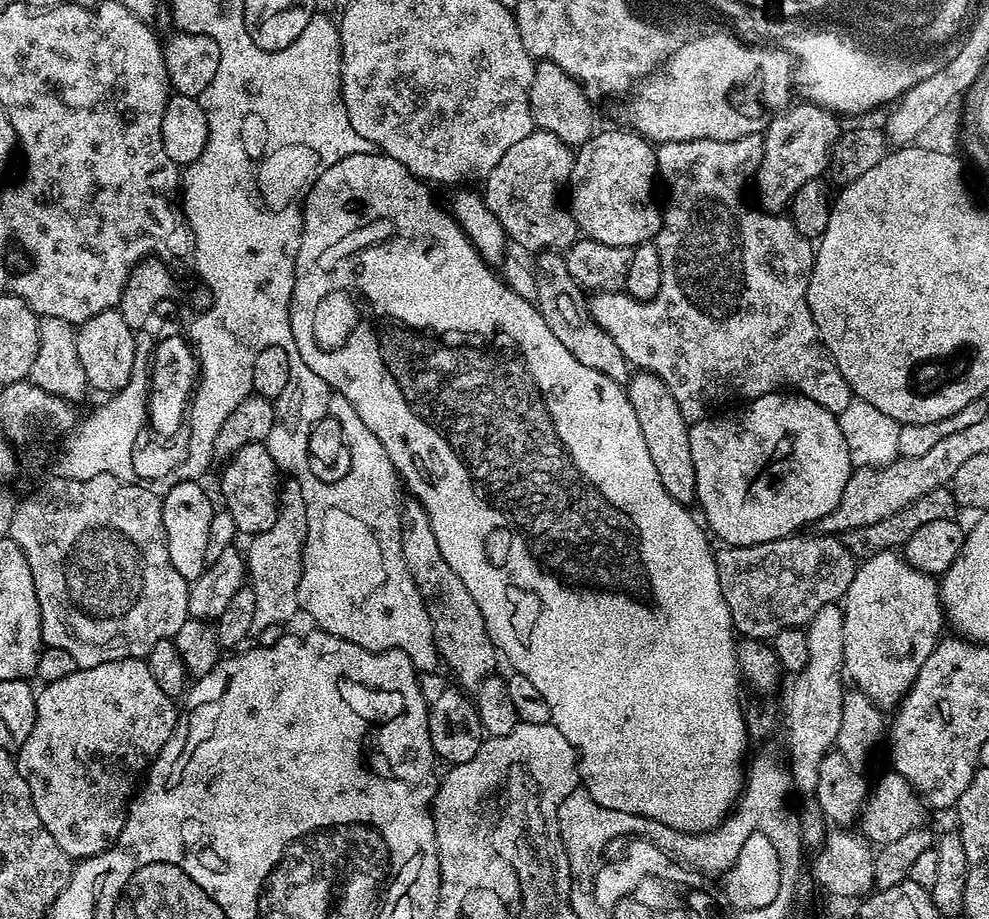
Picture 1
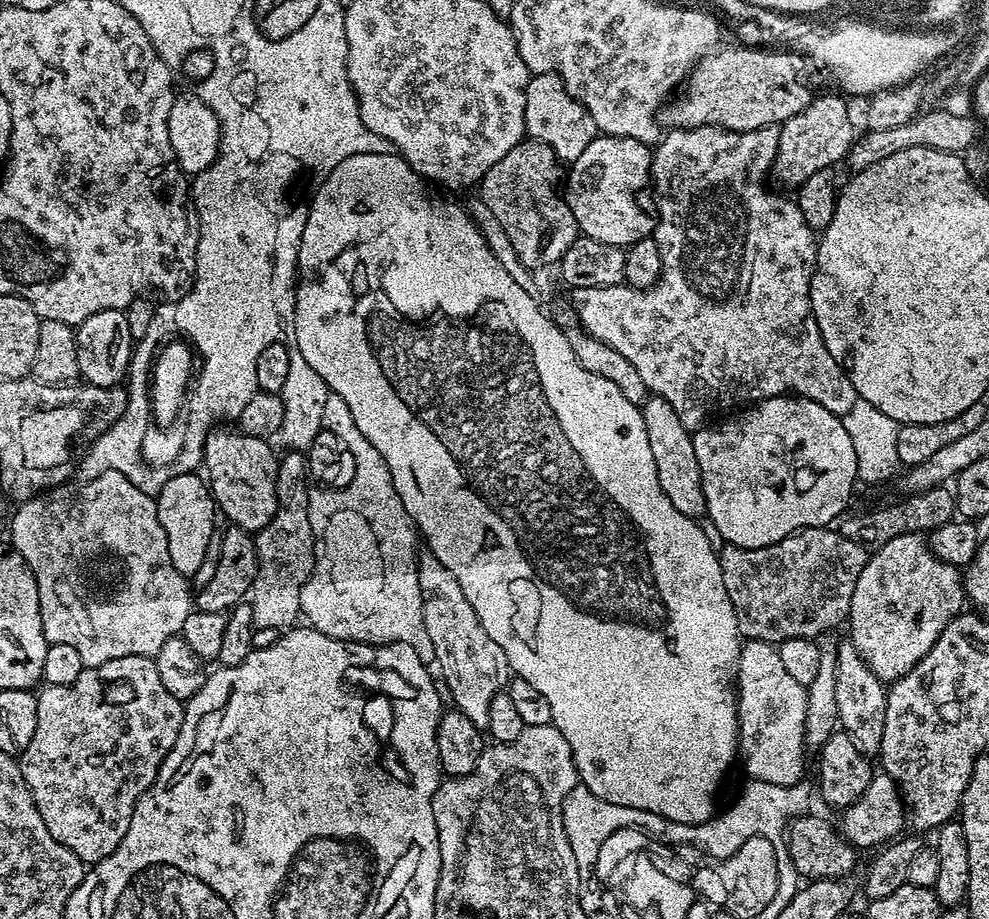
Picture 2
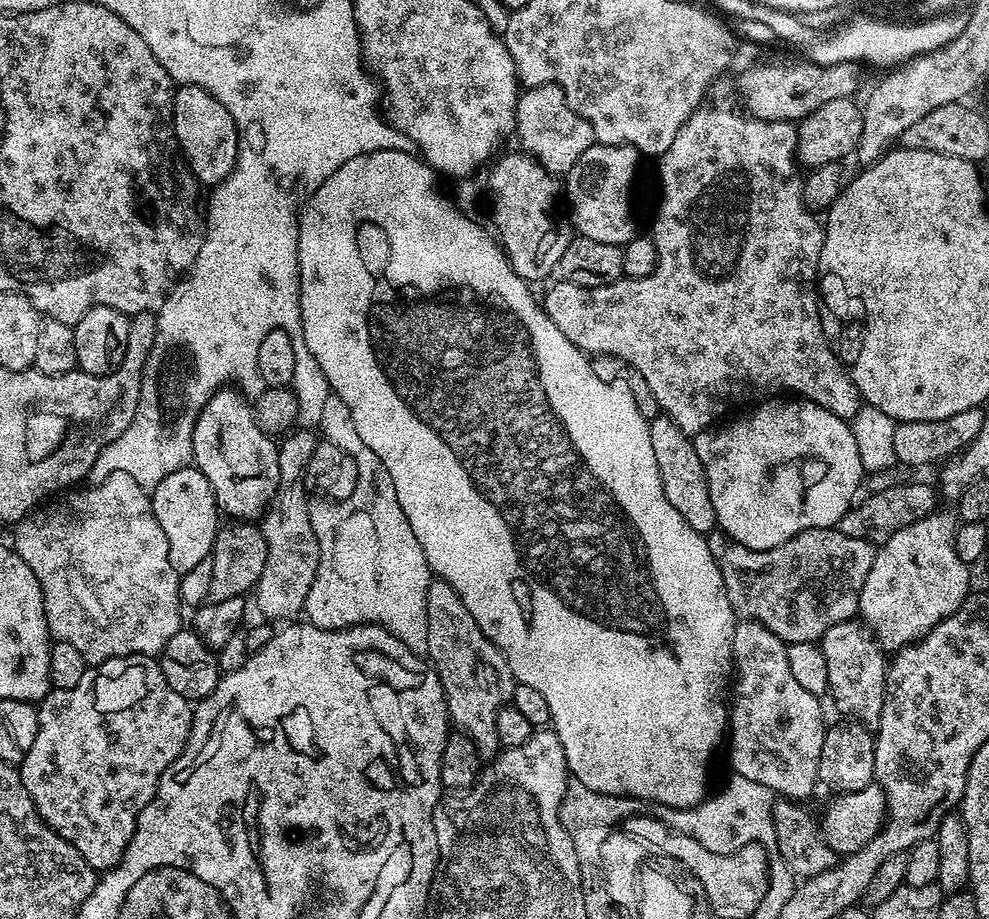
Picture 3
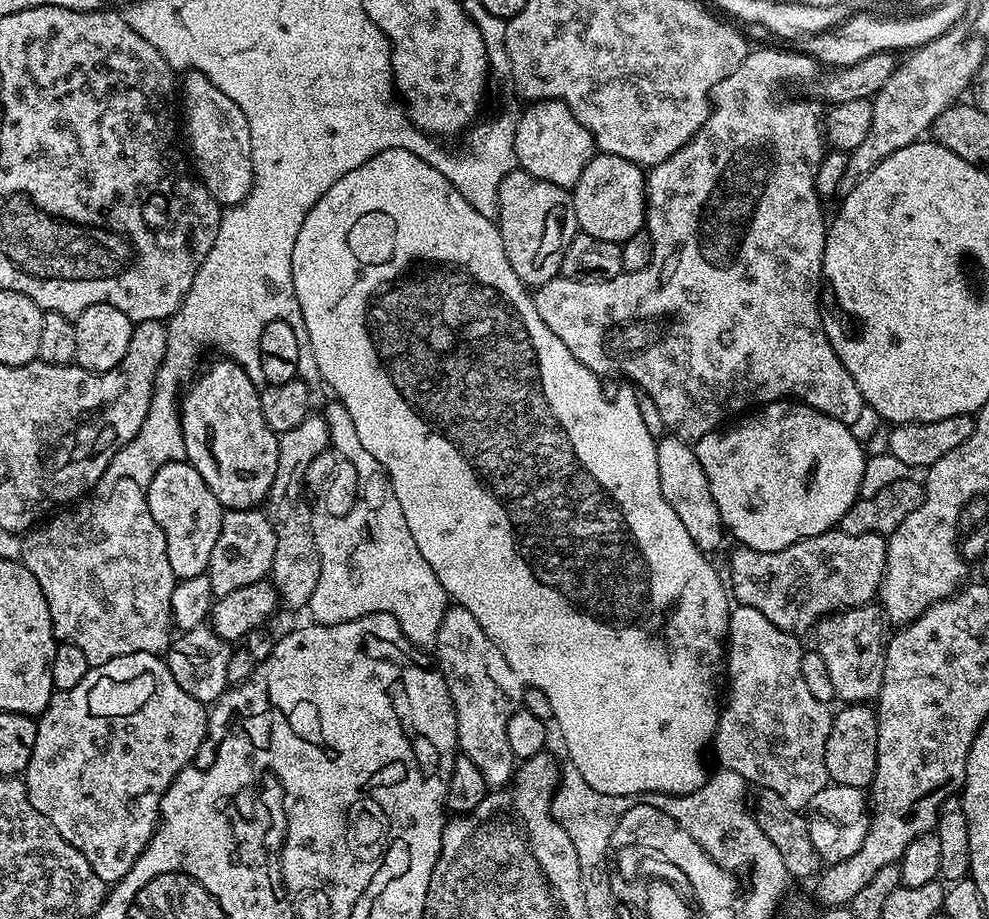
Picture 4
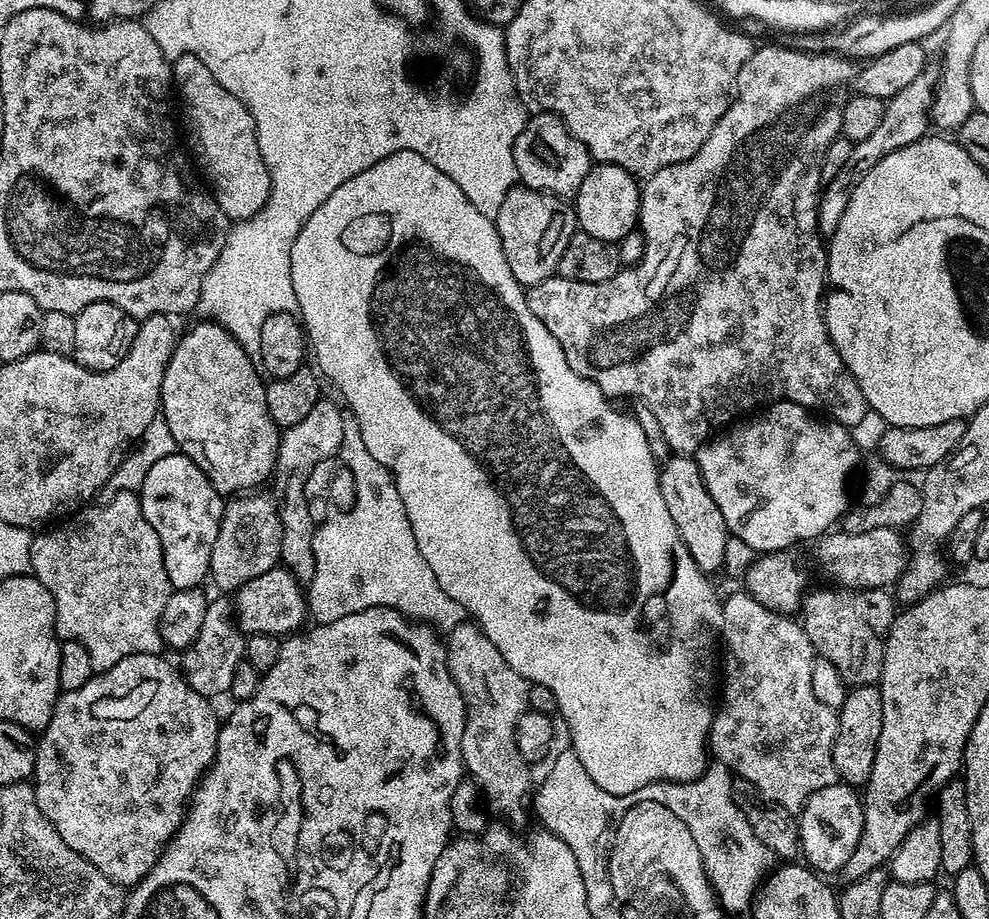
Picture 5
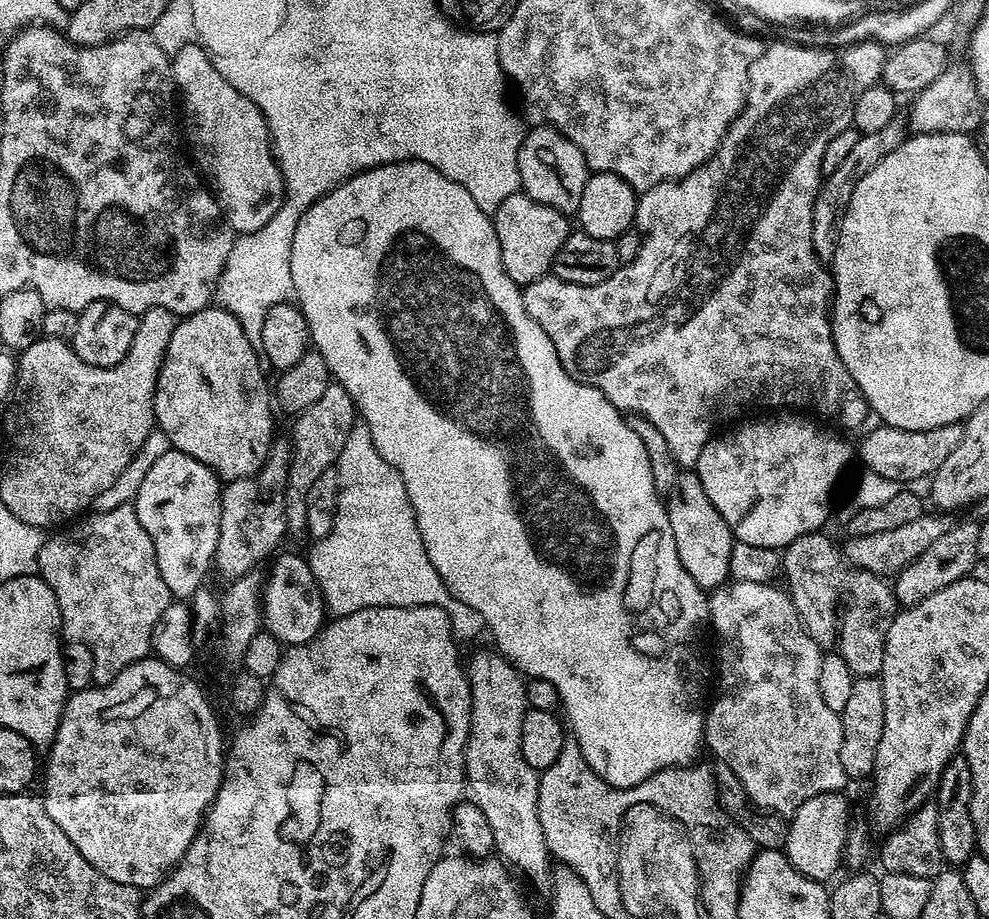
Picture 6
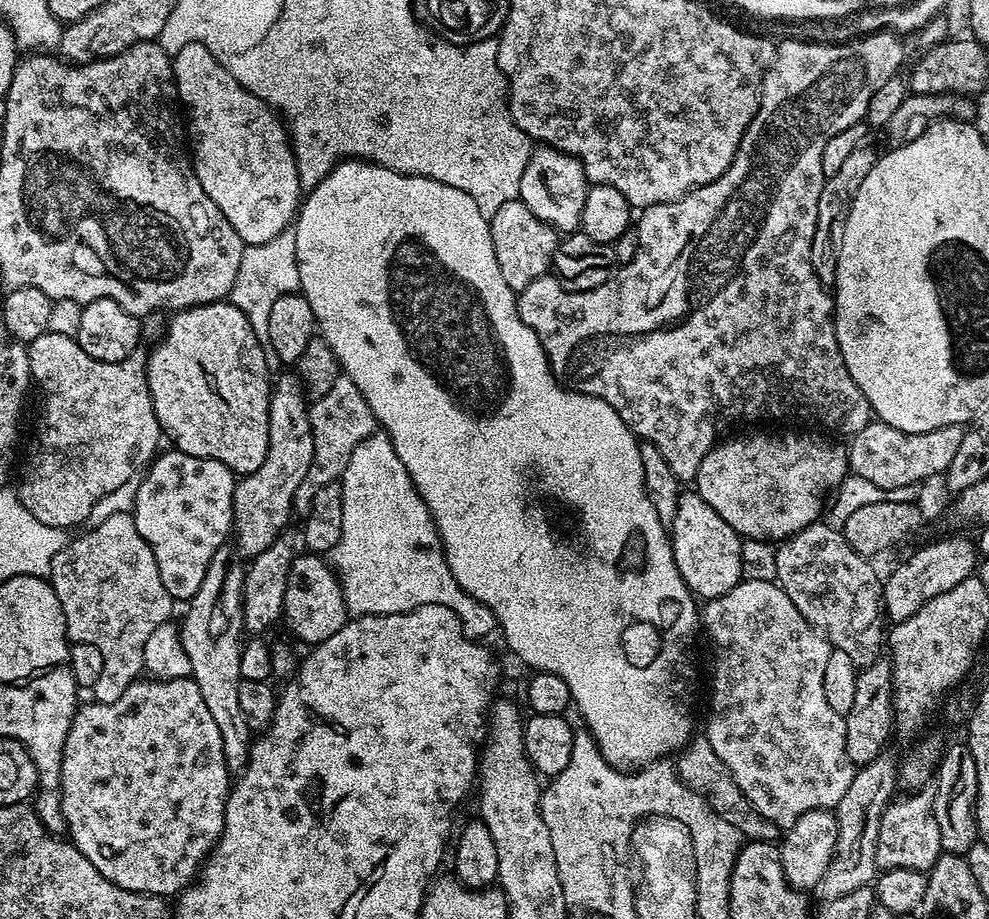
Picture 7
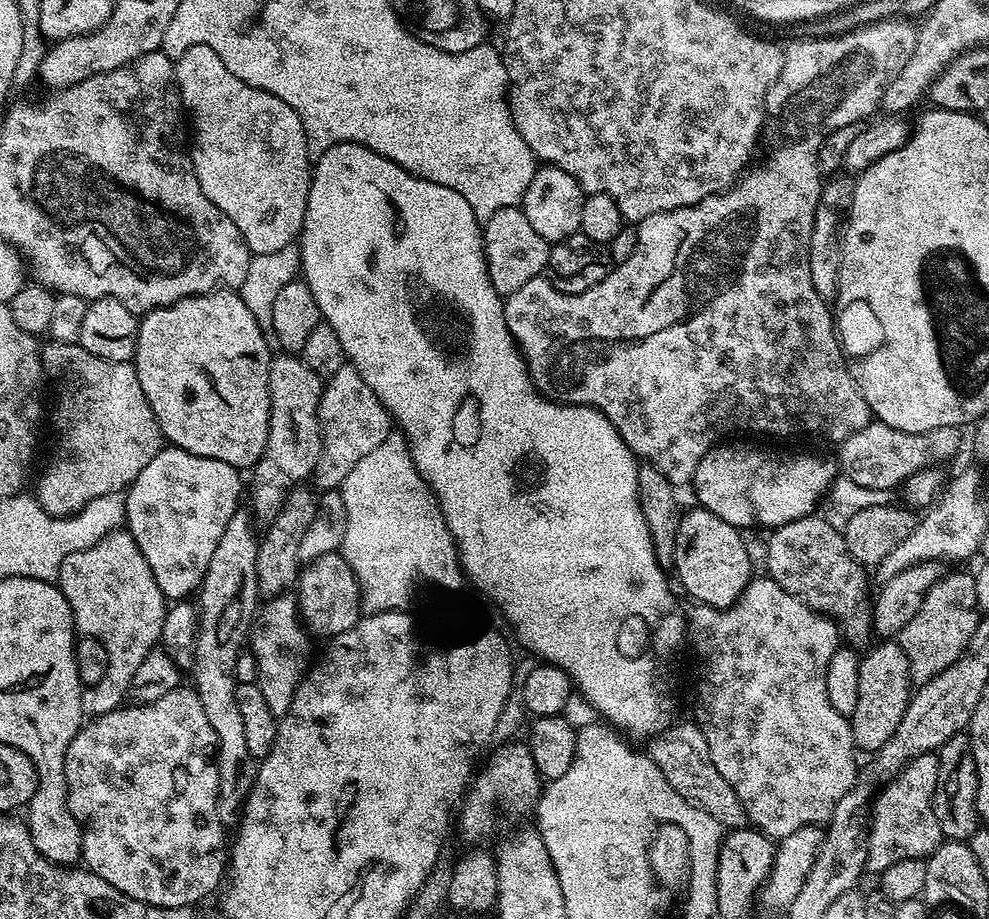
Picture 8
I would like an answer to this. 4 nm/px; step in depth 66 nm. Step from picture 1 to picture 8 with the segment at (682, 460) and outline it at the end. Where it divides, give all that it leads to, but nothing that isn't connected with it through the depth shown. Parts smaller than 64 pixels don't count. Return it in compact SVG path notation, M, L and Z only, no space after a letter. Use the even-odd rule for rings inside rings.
M693 506L689 512L687 509L681 515L676 539L675 568L680 575L681 586L693 596L693 601L708 604L711 608L728 608L735 604L754 576L754 562L747 556L740 529L718 518L718 514L699 506Z

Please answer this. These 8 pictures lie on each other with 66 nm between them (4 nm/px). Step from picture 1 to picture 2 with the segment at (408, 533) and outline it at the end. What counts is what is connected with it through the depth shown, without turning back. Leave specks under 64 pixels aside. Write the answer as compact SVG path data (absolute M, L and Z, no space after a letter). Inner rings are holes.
M424 550L419 553L416 569L418 570L418 590L422 590L422 618L426 622L426 634L430 634L430 646L434 646L435 667L440 667L439 679L442 684L444 679L443 687L446 692L448 687L454 708L466 718L470 718L470 722L478 729L487 729L490 722L490 702L494 702L498 693L505 691L510 679L506 654L502 654L502 646L498 646L498 642L494 642L494 638L490 638L490 634L482 630L478 622L478 614L474 614L474 606L470 606L466 594L462 594L462 586L458 586L454 574L450 574L450 570L446 570L446 566L442 566L442 562L438 562L438 558L434 558L432 552Z

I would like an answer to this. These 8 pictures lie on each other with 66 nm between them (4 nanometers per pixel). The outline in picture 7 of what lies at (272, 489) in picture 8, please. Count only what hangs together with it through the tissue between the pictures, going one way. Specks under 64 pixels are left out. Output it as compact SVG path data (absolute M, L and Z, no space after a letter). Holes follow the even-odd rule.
M289 374L275 377L268 407L266 458L262 458L262 466L258 466L258 470L239 477L234 490L232 532L234 540L236 536L235 551L241 557L251 558L262 554L262 550L266 550L266 546L273 544L283 533L280 531L287 526L288 519L294 516L296 491L298 486L302 486L302 478L306 478L314 456L309 407L299 376Z

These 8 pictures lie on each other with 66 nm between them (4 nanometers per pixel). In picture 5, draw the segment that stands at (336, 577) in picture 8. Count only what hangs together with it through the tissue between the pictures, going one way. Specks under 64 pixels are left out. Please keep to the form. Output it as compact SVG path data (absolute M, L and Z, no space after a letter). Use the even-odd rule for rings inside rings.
M283 566L266 570L266 574L258 574L258 578L250 578L246 586L236 589L234 599L234 619L245 634L269 632L272 636L284 638L305 627L304 620L308 616L305 589L295 574Z

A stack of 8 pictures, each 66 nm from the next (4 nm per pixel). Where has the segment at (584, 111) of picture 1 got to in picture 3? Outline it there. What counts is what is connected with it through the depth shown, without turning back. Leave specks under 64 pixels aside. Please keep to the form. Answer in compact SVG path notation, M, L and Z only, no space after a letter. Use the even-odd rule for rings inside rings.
M543 84L533 88L524 88L521 91L516 103L514 136L515 139L520 139L519 147L523 151L527 152L529 156L533 156L546 171L553 174L567 174L574 166L574 162L578 162L578 158L582 158L582 154L586 154L586 150L590 150L590 146L597 143L590 122L586 122L586 118L582 118L582 114L578 114L572 109L566 94L556 84Z

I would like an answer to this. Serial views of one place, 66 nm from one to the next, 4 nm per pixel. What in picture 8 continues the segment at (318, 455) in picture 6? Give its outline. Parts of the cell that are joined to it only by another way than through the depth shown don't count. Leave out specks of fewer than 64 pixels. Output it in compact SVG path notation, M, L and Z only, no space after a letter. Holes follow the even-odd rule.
M345 363L338 370L338 374L327 377L324 392L320 396L318 406L320 433L322 434L322 454L316 463L314 473L315 487L320 490L332 490L337 487L370 450L386 438L386 434L393 431L394 421L382 402L366 386L362 374L353 364ZM320 487L320 488L319 488Z

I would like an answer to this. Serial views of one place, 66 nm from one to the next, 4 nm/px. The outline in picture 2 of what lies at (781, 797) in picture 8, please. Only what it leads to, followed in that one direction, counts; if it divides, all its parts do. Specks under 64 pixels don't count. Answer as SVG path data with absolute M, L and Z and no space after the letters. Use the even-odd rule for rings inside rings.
M745 639L736 659L736 717L738 718L738 756L753 780L790 787L805 779L804 727L808 689L794 682L782 667L780 649L775 643Z

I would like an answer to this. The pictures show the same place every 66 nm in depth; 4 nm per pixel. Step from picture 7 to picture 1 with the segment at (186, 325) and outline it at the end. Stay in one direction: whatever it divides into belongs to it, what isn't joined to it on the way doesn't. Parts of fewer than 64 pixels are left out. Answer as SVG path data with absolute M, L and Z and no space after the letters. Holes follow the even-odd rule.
M259 443L242 446L242 450L233 454L223 468L224 473L220 476L223 507L234 518L237 533L255 534L270 530L270 526L274 526L274 518L278 518L282 480L265 445Z

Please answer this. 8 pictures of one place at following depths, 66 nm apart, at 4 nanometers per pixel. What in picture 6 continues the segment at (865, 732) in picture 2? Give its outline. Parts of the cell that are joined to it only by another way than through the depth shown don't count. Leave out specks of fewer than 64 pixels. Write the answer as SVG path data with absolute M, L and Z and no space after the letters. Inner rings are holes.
M823 531L811 532L789 544L782 552L782 576L788 579L786 591L792 598L804 629L821 649L839 652L847 662L852 675L879 677L882 670L882 654L886 646L886 630L890 630L892 617L898 611L896 593L887 579L856 568L845 559L845 553Z

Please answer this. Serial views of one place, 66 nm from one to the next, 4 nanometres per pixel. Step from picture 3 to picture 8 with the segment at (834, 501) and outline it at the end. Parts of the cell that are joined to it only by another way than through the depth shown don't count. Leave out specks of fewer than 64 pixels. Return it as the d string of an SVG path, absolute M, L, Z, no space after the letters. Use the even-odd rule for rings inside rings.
M732 442L717 444L705 454L702 462L698 462L694 489L700 499L697 500L699 507L718 514L718 518L738 529L759 526L771 530L813 515L838 475L835 459L811 456L808 452L800 452L797 456L784 452L775 456L764 448L728 443Z

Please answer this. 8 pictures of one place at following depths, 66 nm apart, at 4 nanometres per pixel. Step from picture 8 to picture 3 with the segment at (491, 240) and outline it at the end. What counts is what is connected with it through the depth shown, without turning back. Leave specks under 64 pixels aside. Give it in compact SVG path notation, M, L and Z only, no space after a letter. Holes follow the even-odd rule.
M505 151L491 165L486 192L490 197L490 212L492 208L492 220L496 223L494 232L500 247L514 271L524 280L535 282L546 279L559 269L562 253L573 238L574 225L562 207L562 188L557 177L527 152L515 151Z

